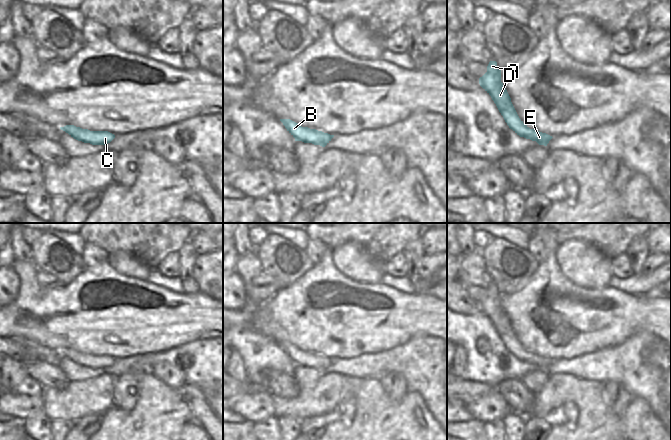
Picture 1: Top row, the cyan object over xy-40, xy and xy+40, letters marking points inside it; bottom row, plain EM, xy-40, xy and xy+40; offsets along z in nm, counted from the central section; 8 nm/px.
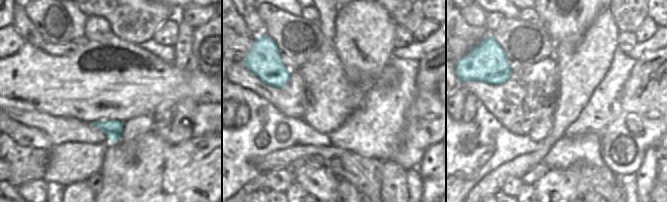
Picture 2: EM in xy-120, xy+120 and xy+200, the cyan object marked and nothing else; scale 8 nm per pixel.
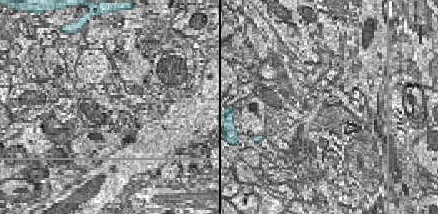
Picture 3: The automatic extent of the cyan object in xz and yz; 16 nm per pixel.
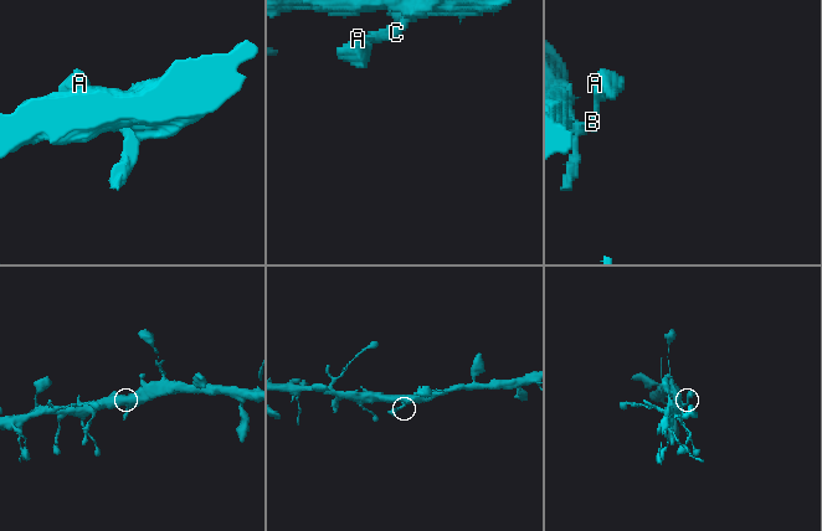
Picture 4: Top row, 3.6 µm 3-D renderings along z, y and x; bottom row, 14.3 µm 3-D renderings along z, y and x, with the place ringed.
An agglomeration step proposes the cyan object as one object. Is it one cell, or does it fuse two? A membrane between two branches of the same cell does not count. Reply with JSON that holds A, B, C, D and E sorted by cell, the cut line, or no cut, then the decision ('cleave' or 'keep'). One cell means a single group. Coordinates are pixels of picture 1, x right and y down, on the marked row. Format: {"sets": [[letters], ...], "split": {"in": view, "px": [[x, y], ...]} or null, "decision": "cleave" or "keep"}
{"sets": [["A", "B", "C", "D", "E"]], "split": null, "decision": "keep"}

